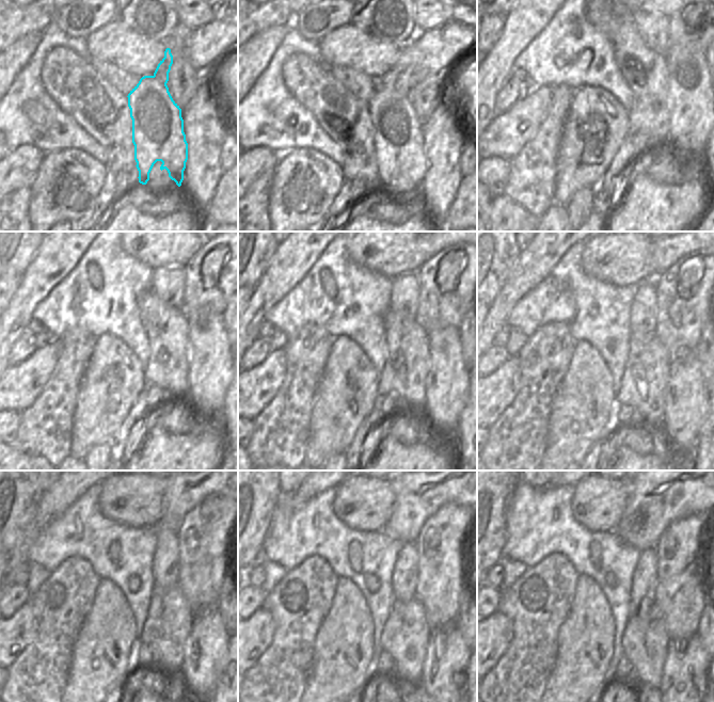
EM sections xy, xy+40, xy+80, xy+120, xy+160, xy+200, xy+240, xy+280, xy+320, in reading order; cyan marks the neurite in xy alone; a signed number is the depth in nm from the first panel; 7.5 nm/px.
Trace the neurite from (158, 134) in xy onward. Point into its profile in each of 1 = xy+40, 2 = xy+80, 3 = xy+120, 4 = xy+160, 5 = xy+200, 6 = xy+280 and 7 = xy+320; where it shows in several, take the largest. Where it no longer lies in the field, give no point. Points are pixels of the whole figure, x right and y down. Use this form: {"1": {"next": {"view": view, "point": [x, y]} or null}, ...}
{"1": {"next": {"view": "xy+40", "point": [398, 142]}}, "2": {"next": {"view": "xy+80", "point": [639, 143]}}, "3": {"next": {"view": "xy+120", "point": [167, 328]}}, "4": {"next": {"view": "xy+160", "point": [407, 366]}}, "5": {"next": {"view": "xy+200", "point": [647, 370]}}, "6": {"next": {"view": "xy+280", "point": [406, 634]}}, "7": {"next": {"view": "xy+320", "point": [645, 641]}}}

